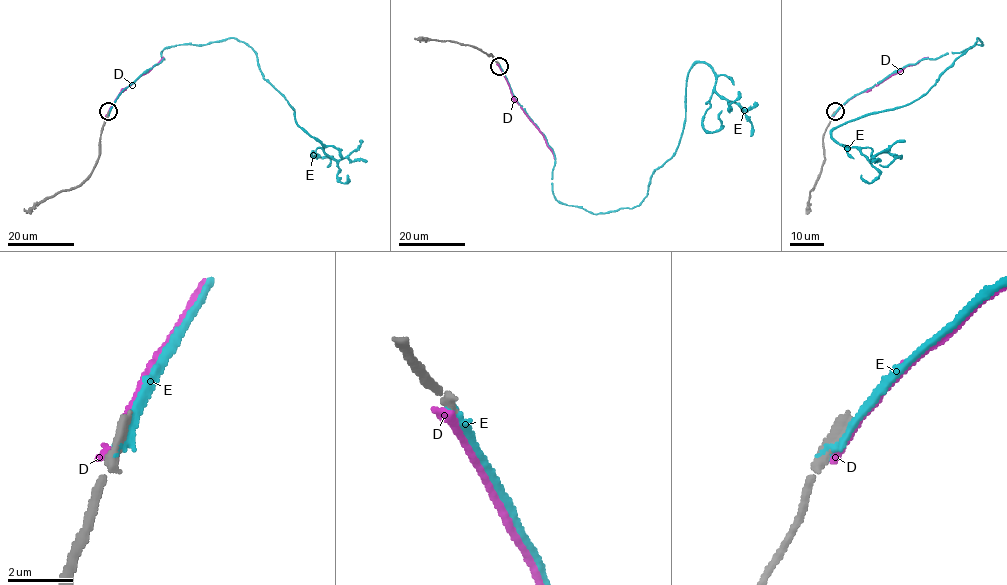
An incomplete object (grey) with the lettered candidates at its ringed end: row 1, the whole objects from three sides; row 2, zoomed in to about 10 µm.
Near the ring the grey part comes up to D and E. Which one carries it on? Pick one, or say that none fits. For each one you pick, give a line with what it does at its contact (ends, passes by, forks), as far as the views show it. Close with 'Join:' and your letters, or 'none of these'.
Join: none of these

